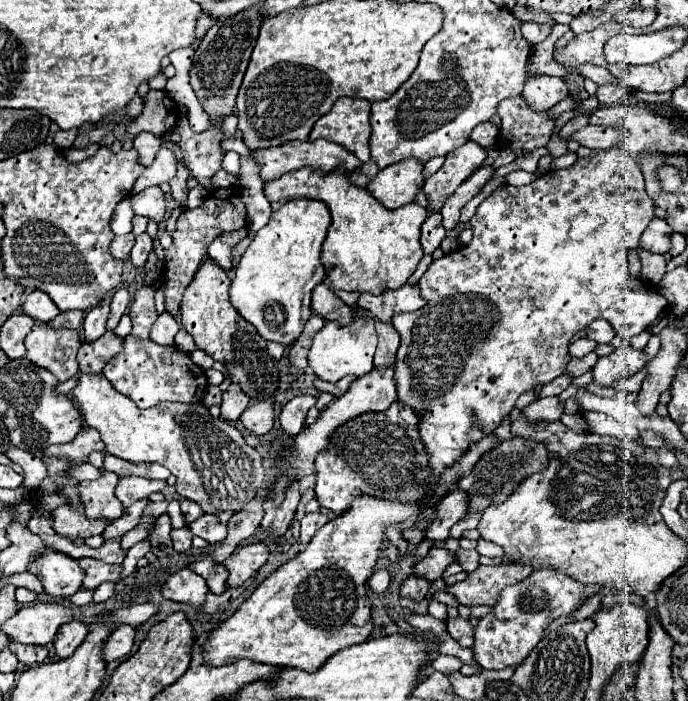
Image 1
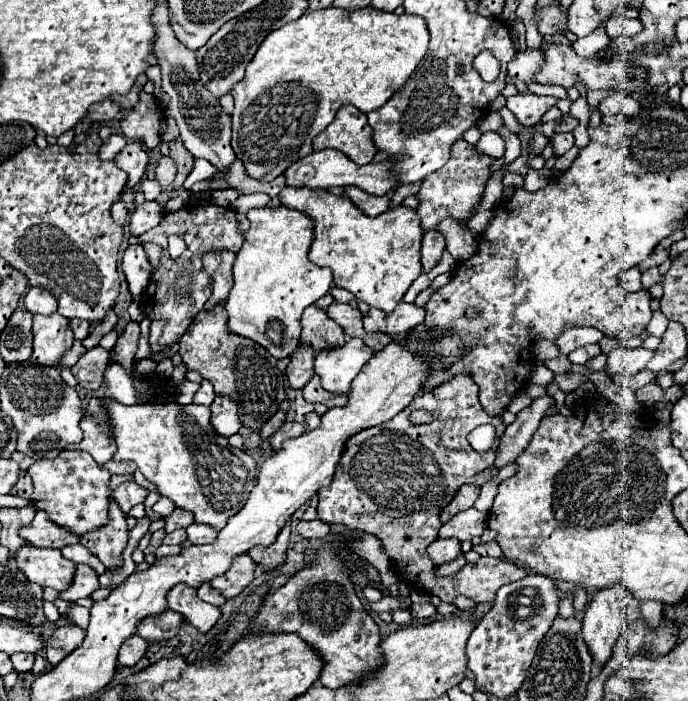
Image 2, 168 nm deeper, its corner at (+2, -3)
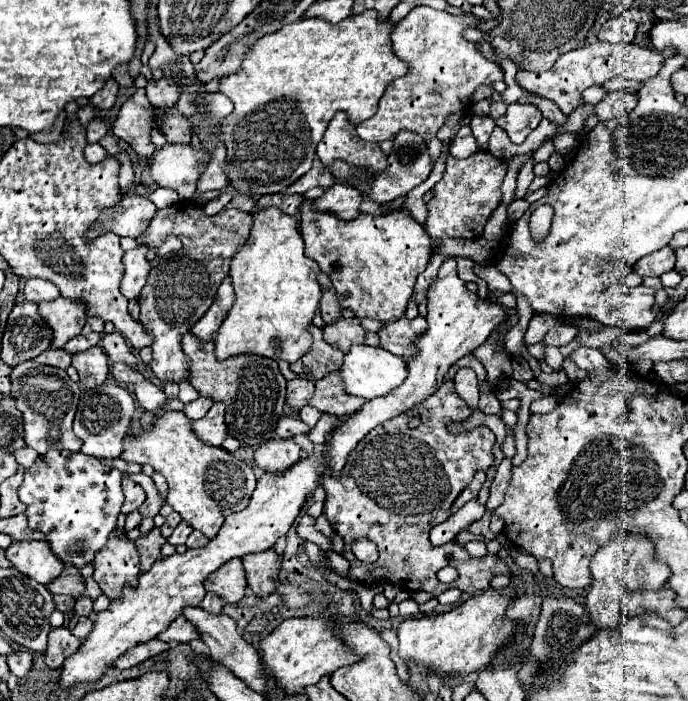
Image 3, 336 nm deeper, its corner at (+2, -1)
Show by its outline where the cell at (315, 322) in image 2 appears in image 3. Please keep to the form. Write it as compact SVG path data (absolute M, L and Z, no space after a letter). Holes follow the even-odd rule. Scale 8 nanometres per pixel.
M310 324L308 332L312 336L310 350L298 362L290 364L290 368L296 372L296 376L308 378L308 380L320 380L328 372L340 370L340 362L344 358L344 352L338 346L332 346L324 340L322 328Z

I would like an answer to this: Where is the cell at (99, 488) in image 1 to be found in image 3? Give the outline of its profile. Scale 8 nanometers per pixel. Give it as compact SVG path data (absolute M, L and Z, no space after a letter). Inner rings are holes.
M118 528L108 536L106 546L96 552L92 564L96 570L94 580L110 600L120 596L124 584L136 584L140 574L138 550L126 534L118 532Z

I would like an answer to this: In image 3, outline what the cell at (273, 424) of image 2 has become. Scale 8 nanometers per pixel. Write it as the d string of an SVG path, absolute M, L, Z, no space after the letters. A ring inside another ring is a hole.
M282 416L278 420L278 426L276 426L276 436L278 438L292 438L292 436L308 432L308 430L310 430L308 424L304 424L302 420L292 418L292 416Z

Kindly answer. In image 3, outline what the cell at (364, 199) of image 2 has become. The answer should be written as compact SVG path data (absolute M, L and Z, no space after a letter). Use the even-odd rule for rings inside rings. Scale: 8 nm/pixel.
M336 182L334 186L330 186L316 200L316 208L322 210L322 212L334 212L342 220L354 220L354 218L358 218L362 214L358 210L360 202L362 202L362 192L360 190L356 190L354 186Z

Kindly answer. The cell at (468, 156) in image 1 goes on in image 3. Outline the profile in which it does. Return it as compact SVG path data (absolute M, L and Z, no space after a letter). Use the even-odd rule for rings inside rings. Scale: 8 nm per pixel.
M480 150L470 158L458 160L452 154L446 158L442 180L432 188L432 200L426 204L428 218L422 224L432 240L438 238L476 238L494 208L500 204L500 184L506 176L506 162L494 158L488 150Z

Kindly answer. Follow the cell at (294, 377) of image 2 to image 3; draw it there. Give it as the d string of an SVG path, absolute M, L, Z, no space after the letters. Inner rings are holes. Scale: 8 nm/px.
M294 378L288 382L288 394L286 400L292 406L292 410L300 410L308 404L308 400L314 394L314 382L306 380L306 378Z

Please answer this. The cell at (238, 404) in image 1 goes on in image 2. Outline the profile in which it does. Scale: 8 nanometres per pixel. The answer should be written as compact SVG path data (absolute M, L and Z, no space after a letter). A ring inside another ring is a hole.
M216 396L210 410L212 410L210 422L212 422L212 428L216 430L216 434L228 438L240 430L242 424L238 420L238 406L236 406L236 402L232 402L232 398Z

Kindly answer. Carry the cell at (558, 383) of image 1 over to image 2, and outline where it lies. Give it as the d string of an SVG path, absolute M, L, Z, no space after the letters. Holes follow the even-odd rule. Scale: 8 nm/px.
M544 394L540 398L536 398L528 408L524 408L518 418L506 428L504 436L500 438L500 446L498 446L498 454L496 454L496 468L504 468L506 464L512 464L528 446L532 434L536 432L540 420L544 418L546 410L554 404L554 398Z

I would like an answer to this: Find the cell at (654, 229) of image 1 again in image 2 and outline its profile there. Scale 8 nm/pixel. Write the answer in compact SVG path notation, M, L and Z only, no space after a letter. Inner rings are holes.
M666 238L664 242L660 242L660 244L654 248L654 252L652 252L644 262L638 264L638 268L644 272L644 270L648 270L648 268L652 268L652 266L660 266L662 262L666 262L666 260L670 258L670 246L672 246L672 240L670 240L670 238Z

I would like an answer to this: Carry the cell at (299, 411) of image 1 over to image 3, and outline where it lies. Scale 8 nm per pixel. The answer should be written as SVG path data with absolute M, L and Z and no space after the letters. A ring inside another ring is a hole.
M272 438L260 444L254 454L254 464L266 472L278 472L292 466L300 458L300 446L294 438Z

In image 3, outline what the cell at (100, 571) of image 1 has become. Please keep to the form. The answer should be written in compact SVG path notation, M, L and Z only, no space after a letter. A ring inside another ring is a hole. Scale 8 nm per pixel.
M68 564L64 568L64 572L58 576L58 580L52 580L46 588L52 594L64 594L64 596L72 596L72 598L80 598L86 590L82 576L80 576L80 570L72 568L72 564Z

